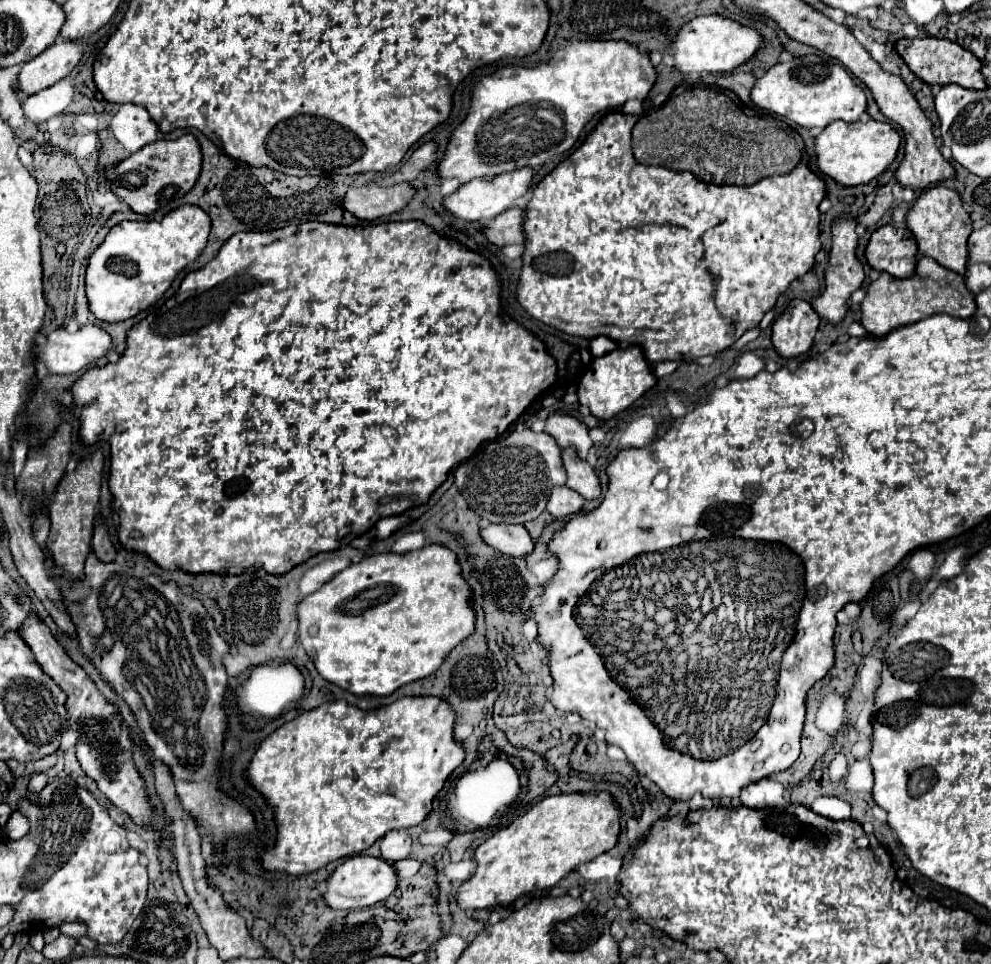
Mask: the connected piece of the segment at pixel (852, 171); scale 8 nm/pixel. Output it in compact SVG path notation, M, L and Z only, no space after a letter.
M835 121L815 139L817 165L827 177L835 179L841 185L847 185L847 187L865 185L871 179L879 177L895 161L899 145L901 145L901 137L889 123L881 123L881 121L843 123L843 121Z

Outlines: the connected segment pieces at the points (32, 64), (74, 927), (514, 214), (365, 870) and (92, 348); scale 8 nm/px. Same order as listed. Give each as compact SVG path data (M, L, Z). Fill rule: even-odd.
M55 41L47 51L25 63L17 79L17 89L33 95L45 87L51 87L77 67L83 53L85 47L81 41Z
M75 921L75 923L65 923L59 926L60 932L65 933L65 935L71 935L71 937L85 937L85 925L83 925L83 921Z
M511 207L511 211L503 211L503 215L497 215L489 227L485 229L485 235L491 243L505 247L511 243L523 243L525 231L523 231L525 211L519 207Z
M423 695L423 697L403 697L397 699L391 705L385 707L377 707L377 709L369 709L363 711L355 705L349 705L347 701L339 699L339 701L331 701L331 703L323 703L315 709L303 711L299 717L295 717L293 721L281 725L275 733L271 733L257 749L257 753L253 755L253 761L247 769L247 777L251 779L251 783L265 795L265 799L269 801L269 805L275 807L275 821L277 821L277 845L273 851L263 855L263 865L265 869L275 869L275 871L287 871L289 875L301 875L305 871L317 871L321 867L325 867L331 861L349 857L345 863L341 863L329 877L329 889L325 893L325 901L329 907L335 909L363 909L363 907L371 907L379 901L385 901L389 895L395 893L397 889L397 873L395 867L387 861L383 861L381 857L369 857L369 855L359 855L363 853L367 847L371 847L377 839L385 837L385 833L389 833L391 829L399 829L399 827L413 827L419 825L421 821L425 821L433 809L433 799L439 795L439 791L443 789L445 781L449 779L449 775L463 763L465 759L465 749L463 745L455 739L453 735L453 727L455 727L455 711L451 707L451 703L447 703L441 697L433 697L433 695Z
M85 325L75 333L69 333L65 329L53 331L47 335L47 343L45 347L35 347L35 357L37 361L43 361L45 367L49 369L49 373L57 373L57 375L67 375L67 373L77 373L83 369L93 367L99 359L103 359L109 351L113 349L113 339L111 335L97 325Z

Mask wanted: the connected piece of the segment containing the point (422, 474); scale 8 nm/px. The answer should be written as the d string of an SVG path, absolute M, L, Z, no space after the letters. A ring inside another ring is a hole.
M389 221L389 223L379 223L379 225L355 225L355 227L345 227L345 225L333 225L333 223L303 223L299 227L289 225L283 229L275 231L265 231L265 233L235 233L227 243L219 249L217 257L209 261L203 269L187 273L183 279L179 291L165 301L165 305L147 315L137 327L133 327L127 335L127 351L119 357L119 361L113 365L105 365L101 369L91 369L87 371L75 385L73 385L73 401L81 409L81 439L83 443L93 445L95 439L105 439L111 445L111 469L109 469L109 487L113 493L113 509L119 513L119 539L123 547L143 551L147 553L157 565L163 569L183 569L189 573L227 573L227 575L239 575L239 569L265 569L267 573L273 575L283 575L291 571L295 565L305 563L309 557L321 553L321 551L337 551L343 545L349 545L357 535L367 533L373 529L373 525L391 515L401 515L413 507L425 505L431 497L431 493L447 479L449 471L463 463L467 457L475 453L475 449L499 437L533 401L537 395L541 395L547 387L551 387L557 379L557 363L551 355L547 355L547 347L543 341L539 341L535 335L531 335L523 325L513 321L506 314L501 317L501 283L497 279L495 269L489 265L489 261L479 253L473 253L465 249L461 243L453 239L445 239L439 233L435 233L429 225L423 221ZM393 495L403 495L403 503L399 499L391 499L389 503L381 503L383 497L393 497Z

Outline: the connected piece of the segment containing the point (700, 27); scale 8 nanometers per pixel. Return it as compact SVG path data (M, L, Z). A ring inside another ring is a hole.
M709 15L709 17L695 17L683 31L679 31L675 39L675 67L683 73L729 73L749 61L765 43L765 37L761 31L741 25L733 19L721 17L721 15Z

